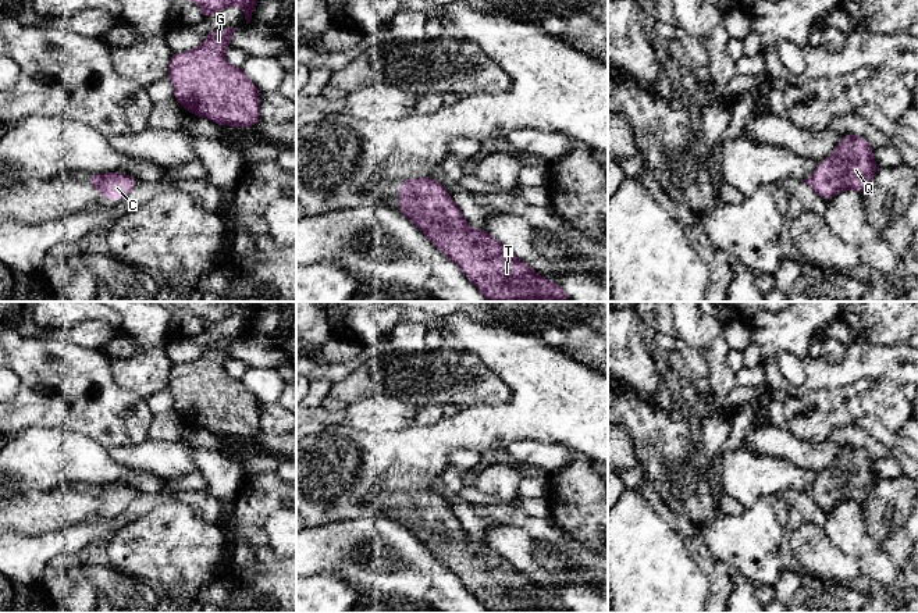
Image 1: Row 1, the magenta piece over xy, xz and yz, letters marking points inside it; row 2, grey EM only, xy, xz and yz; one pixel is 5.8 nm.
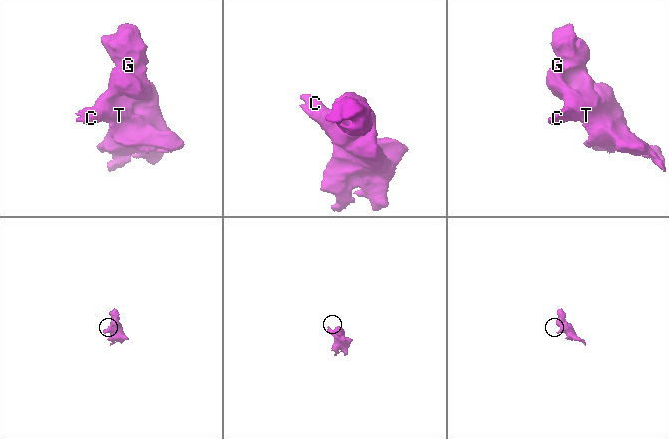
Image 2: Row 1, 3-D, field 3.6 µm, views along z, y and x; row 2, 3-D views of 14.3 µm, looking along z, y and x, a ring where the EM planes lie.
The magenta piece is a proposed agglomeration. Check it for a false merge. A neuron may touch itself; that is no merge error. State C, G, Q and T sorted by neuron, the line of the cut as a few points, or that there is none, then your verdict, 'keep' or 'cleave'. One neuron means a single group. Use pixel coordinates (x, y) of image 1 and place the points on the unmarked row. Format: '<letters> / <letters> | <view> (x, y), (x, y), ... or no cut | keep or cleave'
C G Q T | no cut | keep

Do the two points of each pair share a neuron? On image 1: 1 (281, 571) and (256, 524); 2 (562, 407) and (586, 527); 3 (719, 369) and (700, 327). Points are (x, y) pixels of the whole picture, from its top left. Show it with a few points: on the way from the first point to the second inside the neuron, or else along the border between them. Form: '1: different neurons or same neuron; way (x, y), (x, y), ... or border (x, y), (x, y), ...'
1: same neuron; way (270, 560), (263, 553), (256, 535)
2: different neurons; border (575, 451), (586, 455), (593, 462)
3: same neuron; way (715, 359), (712, 345), (705, 337)

